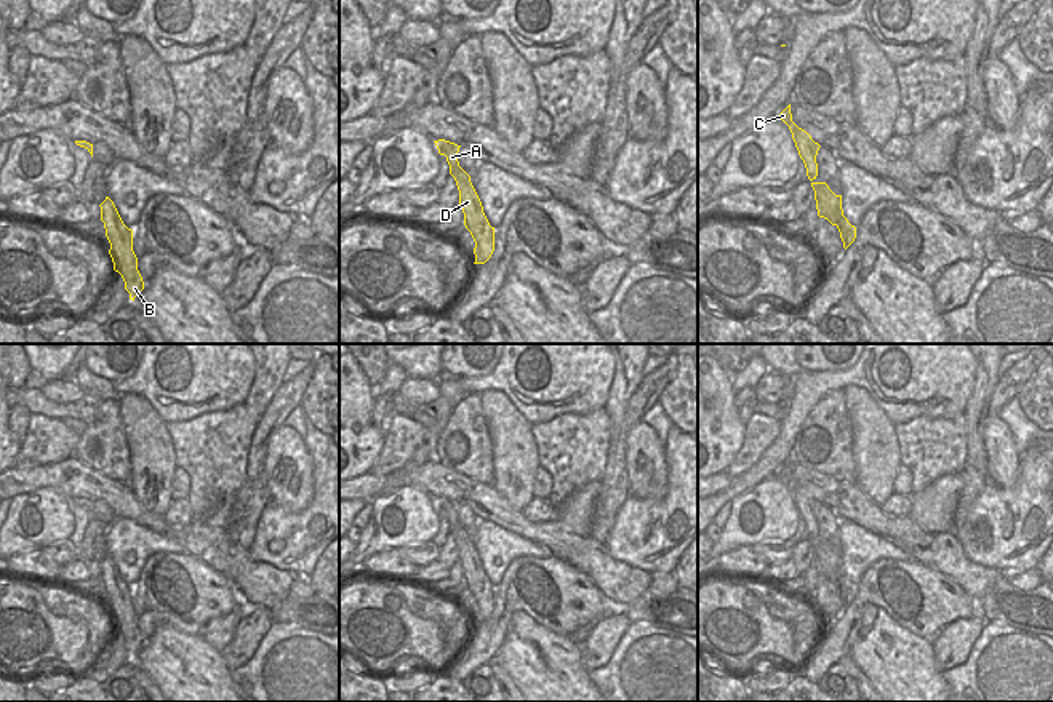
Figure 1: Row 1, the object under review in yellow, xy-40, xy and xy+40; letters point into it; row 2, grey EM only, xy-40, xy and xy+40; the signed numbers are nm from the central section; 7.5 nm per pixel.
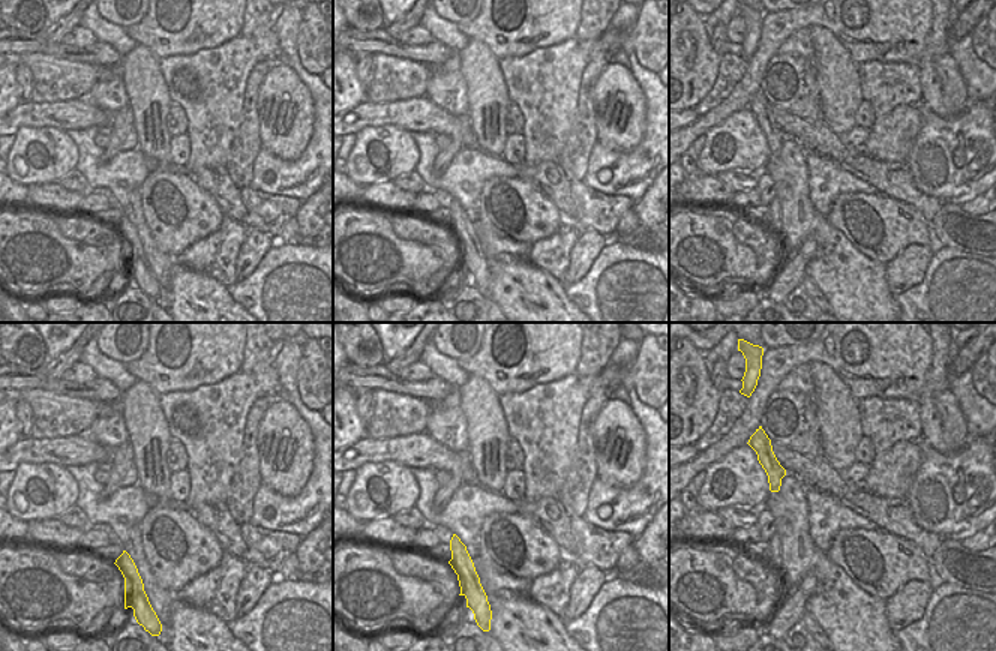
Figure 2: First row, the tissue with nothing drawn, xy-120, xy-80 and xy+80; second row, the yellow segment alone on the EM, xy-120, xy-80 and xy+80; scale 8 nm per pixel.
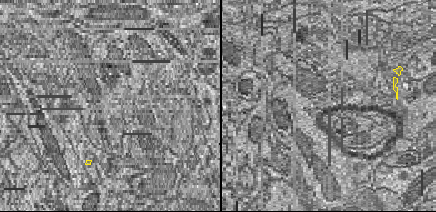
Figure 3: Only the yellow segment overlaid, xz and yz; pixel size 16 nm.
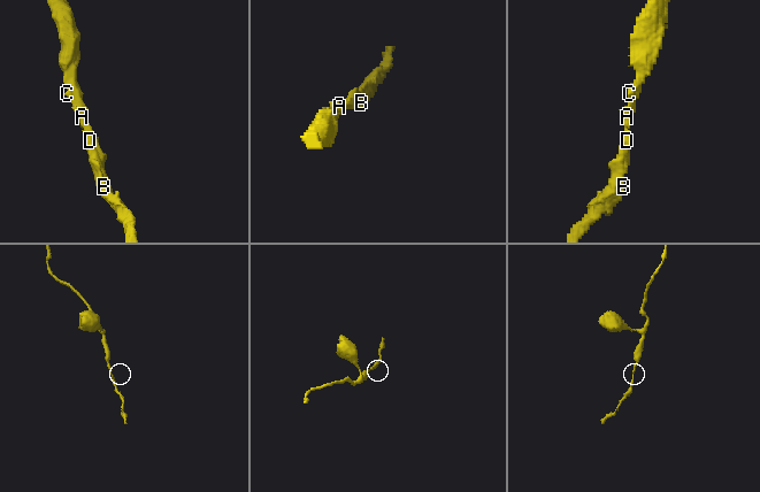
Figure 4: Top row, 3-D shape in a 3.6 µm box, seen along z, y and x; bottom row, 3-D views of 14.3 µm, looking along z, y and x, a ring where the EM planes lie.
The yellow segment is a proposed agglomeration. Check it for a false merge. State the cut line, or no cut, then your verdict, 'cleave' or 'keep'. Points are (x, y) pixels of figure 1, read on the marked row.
no cut; keep

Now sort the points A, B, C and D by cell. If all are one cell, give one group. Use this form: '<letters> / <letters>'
A B C D

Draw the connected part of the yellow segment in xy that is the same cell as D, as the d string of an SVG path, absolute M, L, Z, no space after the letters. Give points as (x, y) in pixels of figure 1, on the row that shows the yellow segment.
M445 139L434 142L438 154L446 157L450 174L454 177L459 190L459 205L464 213L464 225L475 241L474 264L485 264L494 251L494 227L490 225L483 213L482 201L470 182L470 176L459 166L458 152L461 146Z

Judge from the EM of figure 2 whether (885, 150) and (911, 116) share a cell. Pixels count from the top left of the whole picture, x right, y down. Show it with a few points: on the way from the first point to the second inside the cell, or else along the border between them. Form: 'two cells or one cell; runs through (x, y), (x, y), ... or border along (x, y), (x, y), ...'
one cell; runs through (888, 141), (902, 125)

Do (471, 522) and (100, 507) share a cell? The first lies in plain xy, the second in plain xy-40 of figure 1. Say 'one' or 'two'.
one

